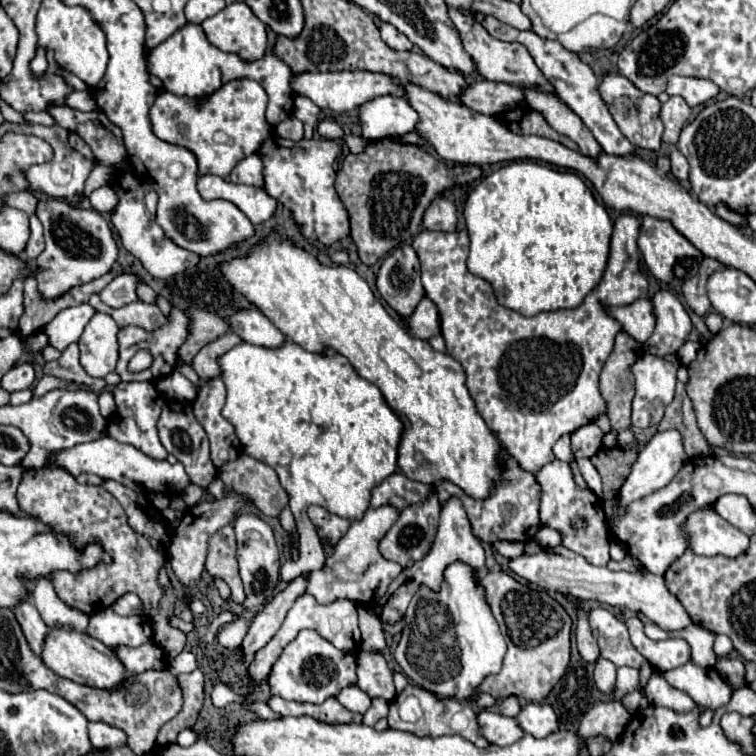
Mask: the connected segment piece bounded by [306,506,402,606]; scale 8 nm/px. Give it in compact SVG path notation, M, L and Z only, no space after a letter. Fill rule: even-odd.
M392 506L370 508L360 522L354 522L346 536L334 546L334 552L326 556L324 568L308 574L306 594L314 596L318 604L332 604L336 600L352 600L358 606L370 606L382 594L386 594L388 584L402 572L402 566L396 562L384 560L378 554L378 538L390 530L390 526L398 520L398 510Z

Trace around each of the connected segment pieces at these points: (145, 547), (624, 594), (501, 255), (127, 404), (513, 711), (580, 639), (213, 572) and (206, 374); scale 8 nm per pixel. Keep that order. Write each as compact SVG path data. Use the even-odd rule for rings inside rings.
M46 466L26 470L22 474L22 482L18 486L18 504L26 514L34 514L34 518L42 518L42 522L50 522L50 526L58 526L58 530L70 530L86 542L86 538L98 538L110 550L114 562L110 566L100 566L90 574L82 574L82 578L74 578L72 574L54 574L54 590L58 598L88 616L106 610L112 606L122 594L134 592L140 596L144 610L148 616L158 612L160 602L160 586L156 582L158 570L164 564L164 558L150 546L144 534L138 534L130 524L120 502L102 486L80 484L70 472Z
M556 546L556 548L544 548L540 554L534 554L534 556L522 554L522 556L510 558L508 570L514 576L520 576L526 582L532 582L548 592L574 596L582 602L594 600L600 604L626 606L632 612L642 612L648 620L652 620L654 624L658 624L662 630L668 630L668 632L682 630L692 624L692 618L688 616L684 606L666 588L664 578L648 572L646 568L640 568L636 572L610 572L604 566L590 566L580 554L574 554L564 546Z
M510 162L482 178L464 204L464 220L470 234L468 270L494 288L498 304L522 314L536 316L562 308L578 308L600 282L612 236L612 220L600 206L586 182L574 172L558 172L538 162Z
M120 382L118 386L108 390L114 394L114 402L116 402L114 418L110 418L108 422L108 436L116 438L118 442L132 444L134 448L142 450L146 456L154 460L166 460L168 452L160 444L160 438L156 432L156 422L164 404L164 396L154 388L152 382L128 382L128 384Z
M510 696L510 698L504 698L500 704L498 704L498 710L502 716L508 716L508 718L514 718L520 710L520 704L518 704L518 698L516 696Z
M580 612L580 620L576 626L576 642L578 642L578 652L582 660L588 664L594 664L598 660L598 644L590 632L586 612Z
M224 526L208 540L208 558L206 570L210 576L224 580L232 588L232 602L242 604L244 590L238 578L238 564L236 564L236 538L234 528Z
M234 332L224 334L222 338L210 342L210 346L204 346L204 348L196 354L192 368L196 370L196 374L198 374L202 380L212 380L212 378L222 376L222 370L220 370L220 366L218 366L218 358L220 358L222 354L226 354L228 350L232 350L234 346L242 344L242 342L244 342L244 340L242 340L238 334L234 334Z

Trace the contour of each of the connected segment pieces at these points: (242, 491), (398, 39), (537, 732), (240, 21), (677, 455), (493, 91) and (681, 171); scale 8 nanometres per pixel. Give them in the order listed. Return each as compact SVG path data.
M242 454L234 462L218 468L218 478L236 494L250 500L266 516L278 516L288 504L288 494L278 482L278 474L264 462Z
M382 24L380 26L380 32L382 32L382 40L392 48L392 50L412 50L414 44L402 34L398 32L394 26L390 24Z
M526 704L522 706L520 714L516 716L516 722L526 734L532 734L534 738L546 738L548 734L556 732L558 728L558 716L554 714L552 706L548 704Z
M244 2L230 4L224 10L220 10L216 16L204 20L202 22L202 30L204 30L204 34L206 34L210 44L220 48L222 52L240 56L244 62L256 62L256 60L264 58L266 52L268 52L266 26L254 16L254 12Z
M664 430L664 432L656 432L650 442L646 444L646 448L640 452L638 460L632 464L632 470L626 478L626 482L622 484L620 492L618 492L618 498L620 498L620 514L622 510L626 508L626 504L638 500L638 498L644 498L646 494L666 486L674 474L684 466L686 462L686 452L684 452L684 438L678 430Z
M480 80L460 92L460 102L474 112L496 116L506 106L524 102L524 94L518 86L512 86L512 84Z
M674 150L670 154L670 176L674 176L680 182L684 182L688 178L688 170L690 170L688 160L678 150Z

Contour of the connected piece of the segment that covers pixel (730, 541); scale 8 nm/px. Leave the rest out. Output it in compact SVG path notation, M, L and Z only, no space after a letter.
M712 506L710 510L692 514L686 520L686 528L690 530L690 548L694 554L738 558L750 546L750 538L720 518Z

